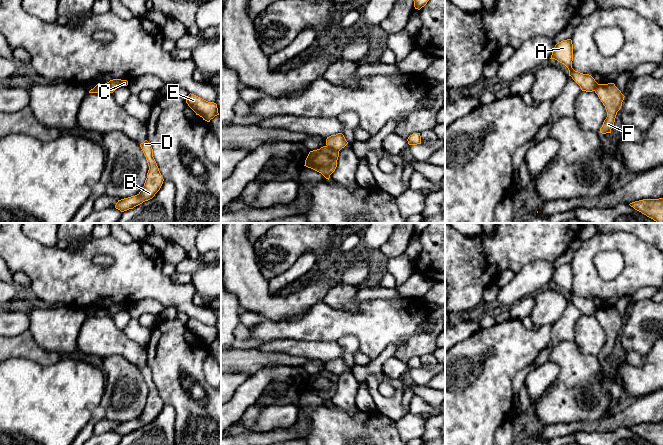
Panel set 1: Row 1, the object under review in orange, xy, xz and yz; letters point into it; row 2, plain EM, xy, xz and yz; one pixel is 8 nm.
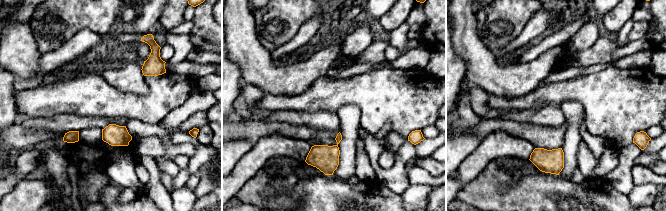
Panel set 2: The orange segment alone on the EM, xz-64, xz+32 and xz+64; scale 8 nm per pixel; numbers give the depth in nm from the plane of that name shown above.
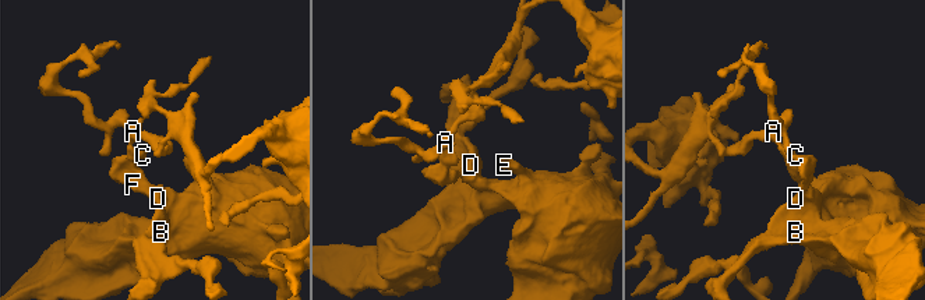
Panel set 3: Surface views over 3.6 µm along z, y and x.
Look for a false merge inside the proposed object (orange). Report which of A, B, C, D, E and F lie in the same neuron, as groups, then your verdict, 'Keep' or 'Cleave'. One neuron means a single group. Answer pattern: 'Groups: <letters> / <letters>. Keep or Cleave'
Groups: A C / B D E F. Cleave

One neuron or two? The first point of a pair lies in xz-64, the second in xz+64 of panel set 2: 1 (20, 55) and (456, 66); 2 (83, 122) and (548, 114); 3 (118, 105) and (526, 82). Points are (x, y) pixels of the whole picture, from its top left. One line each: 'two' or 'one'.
1: two
2: one
3: two

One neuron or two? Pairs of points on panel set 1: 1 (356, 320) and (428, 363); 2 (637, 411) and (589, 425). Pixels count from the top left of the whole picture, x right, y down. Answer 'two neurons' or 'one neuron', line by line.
1: two neurons
2: one neuron

